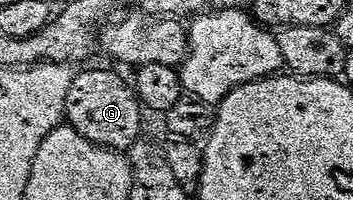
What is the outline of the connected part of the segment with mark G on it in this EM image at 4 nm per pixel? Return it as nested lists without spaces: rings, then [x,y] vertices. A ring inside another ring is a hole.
[[[79,71],[67,98],[66,122],[96,146],[126,152],[142,138],[145,116],[135,88],[111,71]]]

